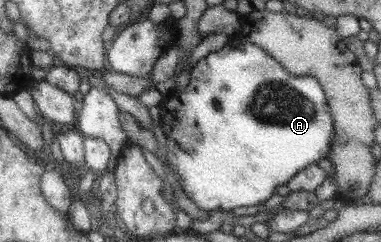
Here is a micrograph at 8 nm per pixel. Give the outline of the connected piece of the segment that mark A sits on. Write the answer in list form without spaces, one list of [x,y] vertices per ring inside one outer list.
[[[240,42],[240,44],[226,44],[224,47],[219,48],[216,52],[210,52],[208,56],[200,58],[196,64],[190,70],[190,80],[185,86],[182,92],[174,92],[173,95],[182,104],[176,106],[174,114],[170,113],[170,110],[174,110],[174,106],[166,106],[161,102],[158,107],[161,108],[160,112],[160,128],[162,134],[165,137],[165,147],[167,150],[166,160],[172,162],[178,170],[179,177],[182,179],[182,189],[198,208],[210,211],[230,211],[232,208],[238,208],[238,206],[256,206],[261,204],[263,200],[266,200],[272,193],[274,188],[282,184],[286,184],[286,181],[294,176],[297,172],[300,172],[303,168],[306,168],[309,164],[315,163],[321,158],[328,156],[330,149],[330,140],[334,134],[332,128],[332,119],[327,105],[327,97],[318,84],[278,84],[278,72],[284,74],[284,70],[278,70],[278,62],[274,58],[270,58],[262,48],[254,46],[250,42]]]

